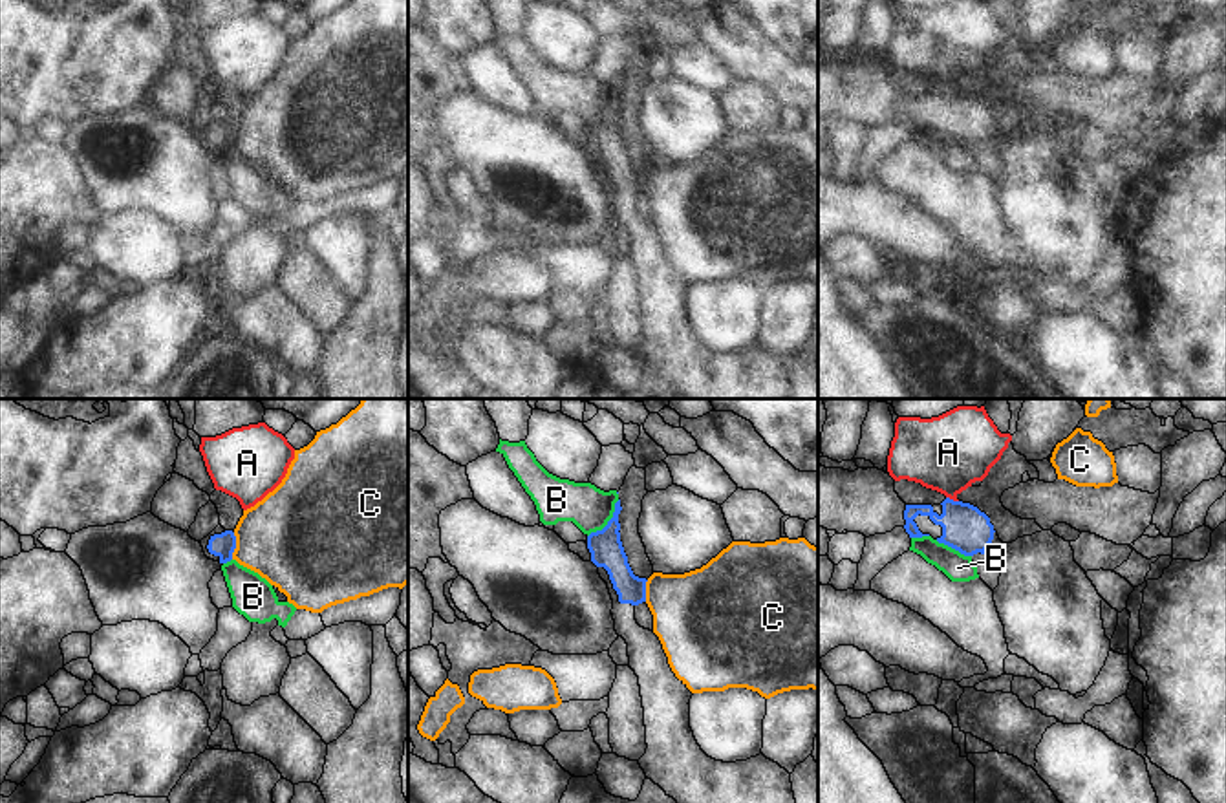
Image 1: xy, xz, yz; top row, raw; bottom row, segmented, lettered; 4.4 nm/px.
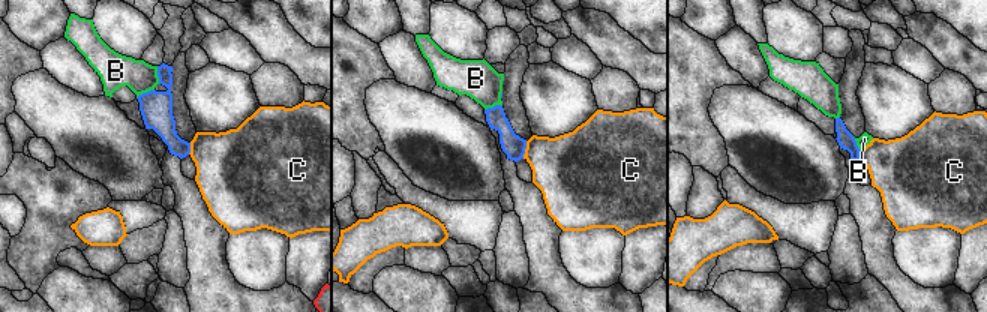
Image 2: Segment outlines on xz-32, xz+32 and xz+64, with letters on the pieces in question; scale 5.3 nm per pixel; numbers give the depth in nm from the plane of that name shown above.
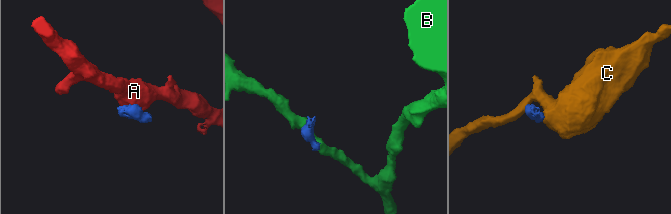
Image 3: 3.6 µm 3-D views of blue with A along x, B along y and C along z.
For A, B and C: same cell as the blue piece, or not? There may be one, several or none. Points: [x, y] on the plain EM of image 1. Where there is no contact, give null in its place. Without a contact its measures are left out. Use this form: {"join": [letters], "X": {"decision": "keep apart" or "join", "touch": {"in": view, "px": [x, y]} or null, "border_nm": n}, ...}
{"join": [], "A": {"decision": "keep apart", "touch": {"in": "yz", "px": [952, 90]}, "border_nm": 60}, "B": {"decision": "keep apart", "touch": {"in": "xz", "px": [608, 112]}, "border_nm": 220}, "C": {"decision": "keep apart", "touch": {"in": "xy", "px": [235, 136]}, "border_nm": 120}}

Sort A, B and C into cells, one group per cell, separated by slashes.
A / B / C

